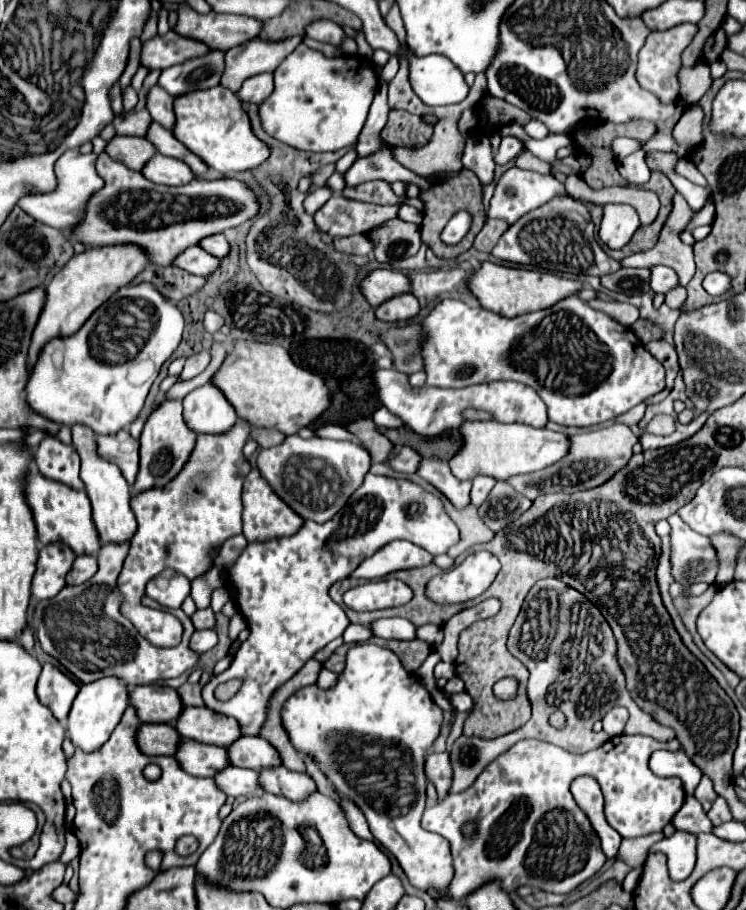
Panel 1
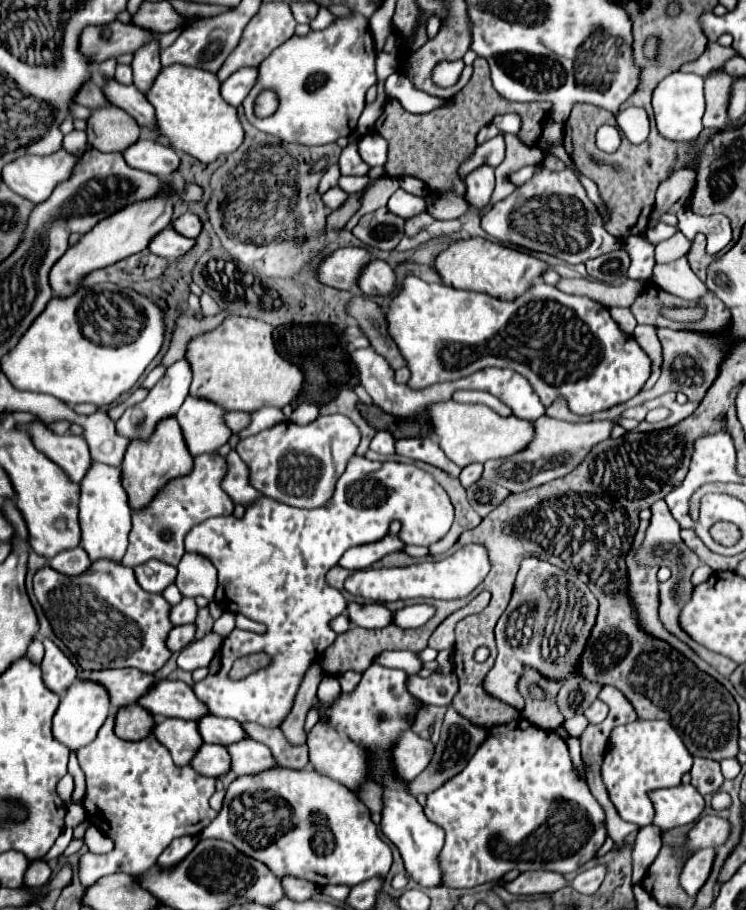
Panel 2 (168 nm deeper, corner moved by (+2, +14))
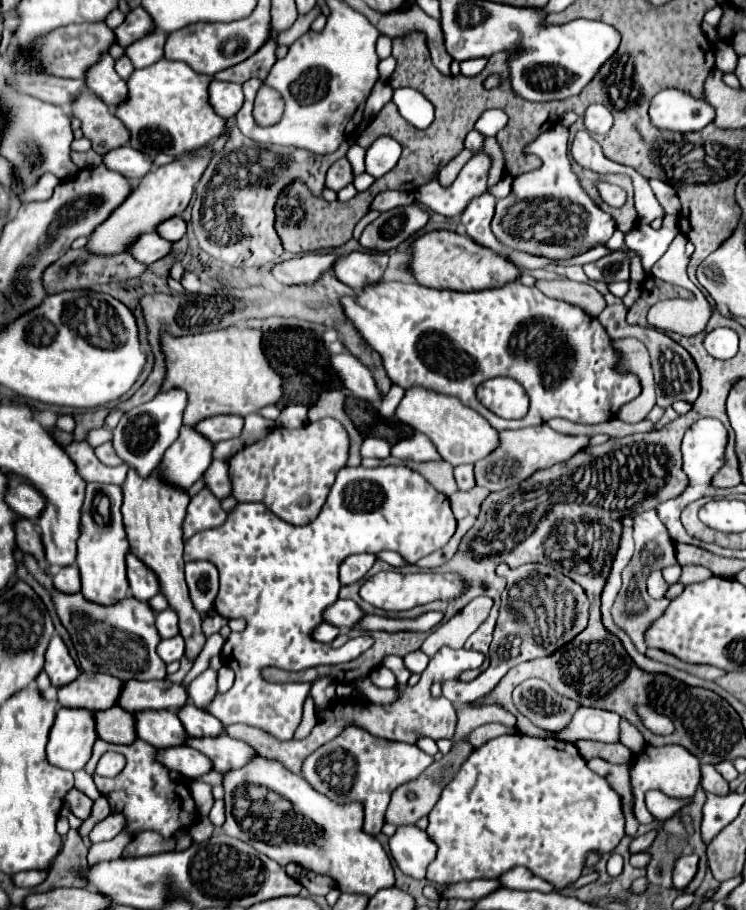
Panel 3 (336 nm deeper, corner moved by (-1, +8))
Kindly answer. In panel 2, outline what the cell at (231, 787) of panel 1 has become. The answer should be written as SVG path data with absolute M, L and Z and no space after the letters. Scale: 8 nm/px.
M201 744L197 754L191 758L191 768L201 776L221 776L227 774L231 758L221 744Z

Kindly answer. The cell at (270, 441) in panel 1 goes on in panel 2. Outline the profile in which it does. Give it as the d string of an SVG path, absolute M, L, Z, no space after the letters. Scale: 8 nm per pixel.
M225 412L223 420L225 420L225 426L233 434L237 434L237 432L241 432L249 424L249 414L247 412Z

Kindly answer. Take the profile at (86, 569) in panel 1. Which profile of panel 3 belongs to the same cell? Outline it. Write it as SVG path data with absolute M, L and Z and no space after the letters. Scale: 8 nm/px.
M64 566L60 568L54 576L52 582L56 586L56 590L60 592L78 592L80 590L80 580L78 580L78 568L76 566Z

